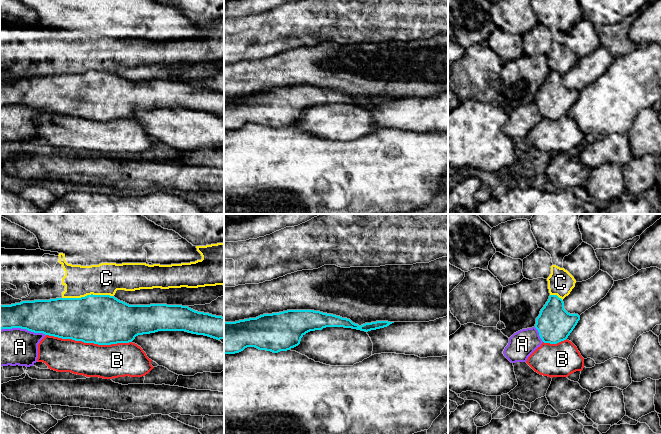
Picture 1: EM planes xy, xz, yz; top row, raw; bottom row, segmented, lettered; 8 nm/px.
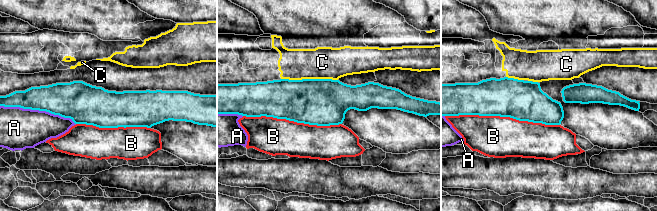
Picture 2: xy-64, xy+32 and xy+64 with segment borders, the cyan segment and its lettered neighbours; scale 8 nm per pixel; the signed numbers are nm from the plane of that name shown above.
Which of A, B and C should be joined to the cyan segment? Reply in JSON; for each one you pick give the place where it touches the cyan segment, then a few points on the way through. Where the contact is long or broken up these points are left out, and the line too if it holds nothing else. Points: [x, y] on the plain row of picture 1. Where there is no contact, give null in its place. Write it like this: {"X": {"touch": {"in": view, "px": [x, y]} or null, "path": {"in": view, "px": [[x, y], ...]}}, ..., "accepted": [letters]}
{"accepted": []}

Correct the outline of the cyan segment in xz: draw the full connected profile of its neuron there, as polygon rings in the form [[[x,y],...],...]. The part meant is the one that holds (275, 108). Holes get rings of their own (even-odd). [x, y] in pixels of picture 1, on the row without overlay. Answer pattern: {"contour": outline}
{"contour": [[[287,86],[263,90],[256,94],[224,98],[224,130],[239,129],[247,123],[278,129],[298,122],[301,114],[310,107],[322,106],[326,103],[344,103],[368,108],[387,103],[392,99],[394,98],[376,97],[359,102],[350,95],[314,86]]]}

